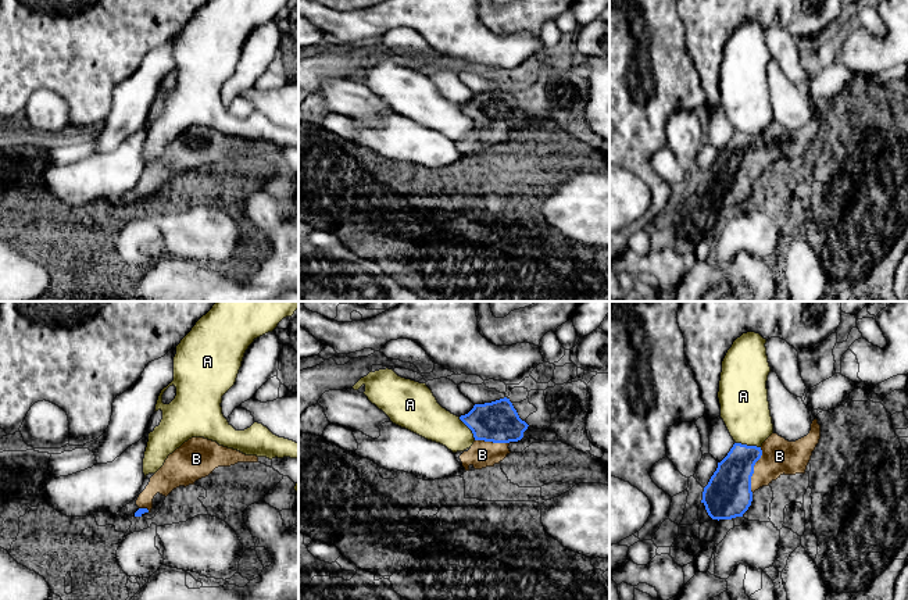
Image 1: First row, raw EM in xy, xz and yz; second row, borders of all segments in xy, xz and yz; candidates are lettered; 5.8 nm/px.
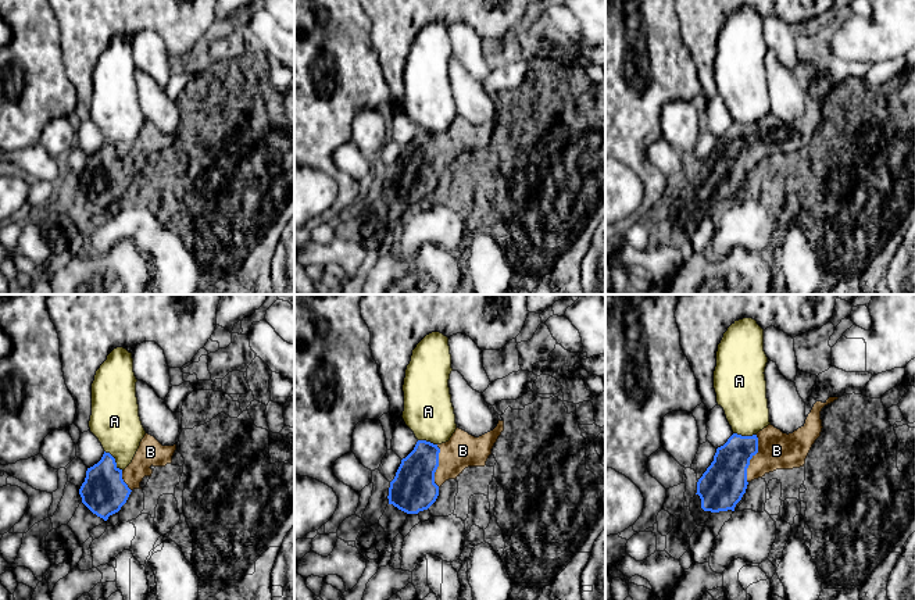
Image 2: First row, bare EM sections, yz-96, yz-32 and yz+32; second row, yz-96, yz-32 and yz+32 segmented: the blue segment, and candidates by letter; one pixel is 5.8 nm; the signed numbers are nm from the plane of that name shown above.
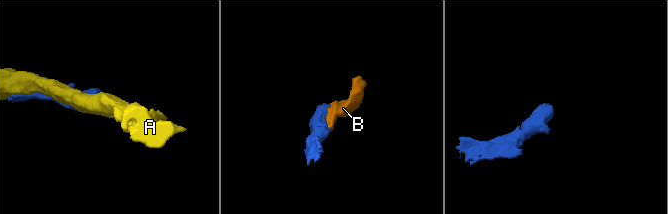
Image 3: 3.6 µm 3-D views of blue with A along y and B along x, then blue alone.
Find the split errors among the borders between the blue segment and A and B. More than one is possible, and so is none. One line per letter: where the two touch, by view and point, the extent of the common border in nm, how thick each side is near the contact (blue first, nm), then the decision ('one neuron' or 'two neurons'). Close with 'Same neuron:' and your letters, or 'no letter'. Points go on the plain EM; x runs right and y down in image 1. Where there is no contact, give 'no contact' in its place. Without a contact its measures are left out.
A: meets blue in yz at (749, 135); contact 150 nm long; 240 nm thick on the blue side, 280 nm on the other; two neurons
B: meets blue in yz at (753, 159); contact 280 nm long; 280 nm thick on the blue side, 200 nm on the other; one neuron
Same neuron: B

